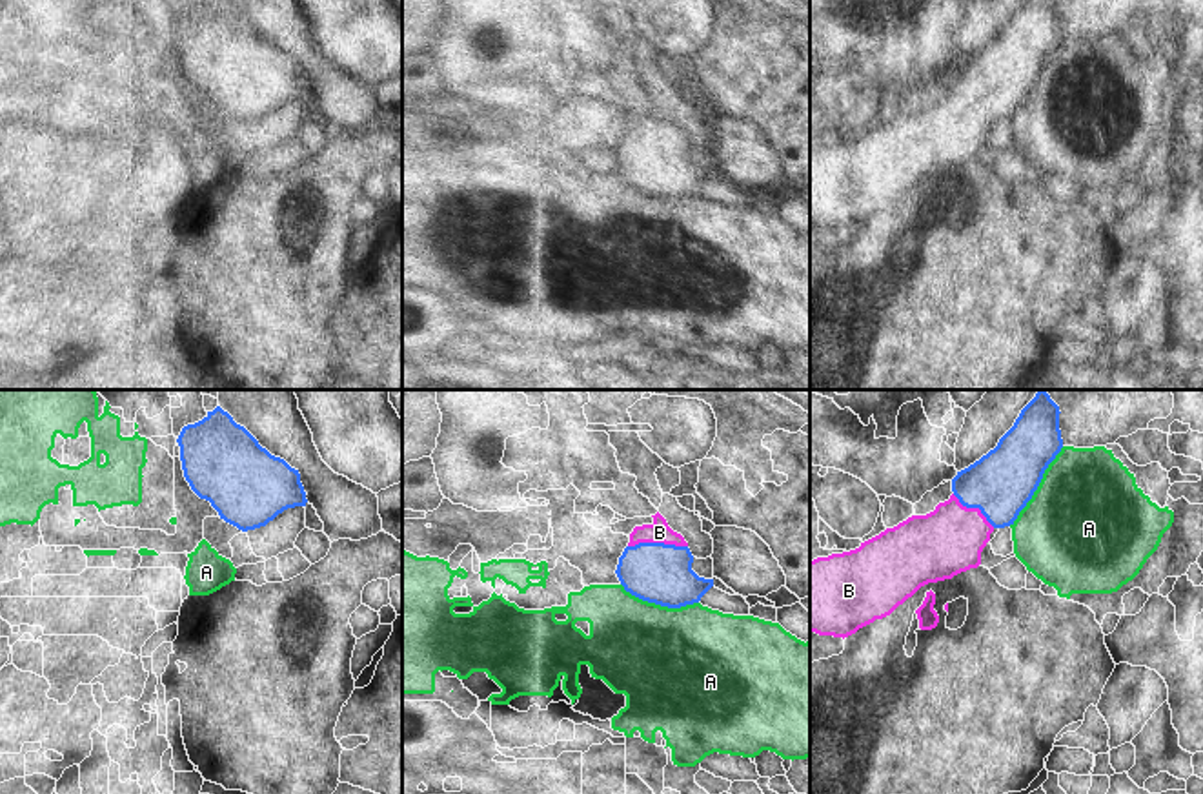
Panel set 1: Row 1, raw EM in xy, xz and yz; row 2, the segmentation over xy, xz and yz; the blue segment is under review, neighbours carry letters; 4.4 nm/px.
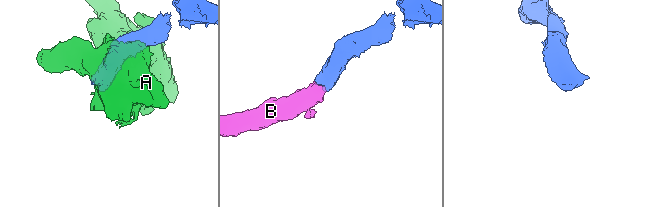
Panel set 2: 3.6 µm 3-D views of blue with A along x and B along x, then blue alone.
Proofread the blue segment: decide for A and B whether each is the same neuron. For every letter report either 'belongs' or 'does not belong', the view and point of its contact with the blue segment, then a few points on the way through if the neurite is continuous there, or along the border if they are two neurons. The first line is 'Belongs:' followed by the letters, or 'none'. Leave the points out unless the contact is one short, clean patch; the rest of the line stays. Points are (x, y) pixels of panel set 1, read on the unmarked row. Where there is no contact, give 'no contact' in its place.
Belongs: B
A: does not belong; meets blue in yz at (1038, 77)
B: belongs; meets blue in xz at (657, 135); runs through xz (656, 164), (657, 135), (659, 124)

